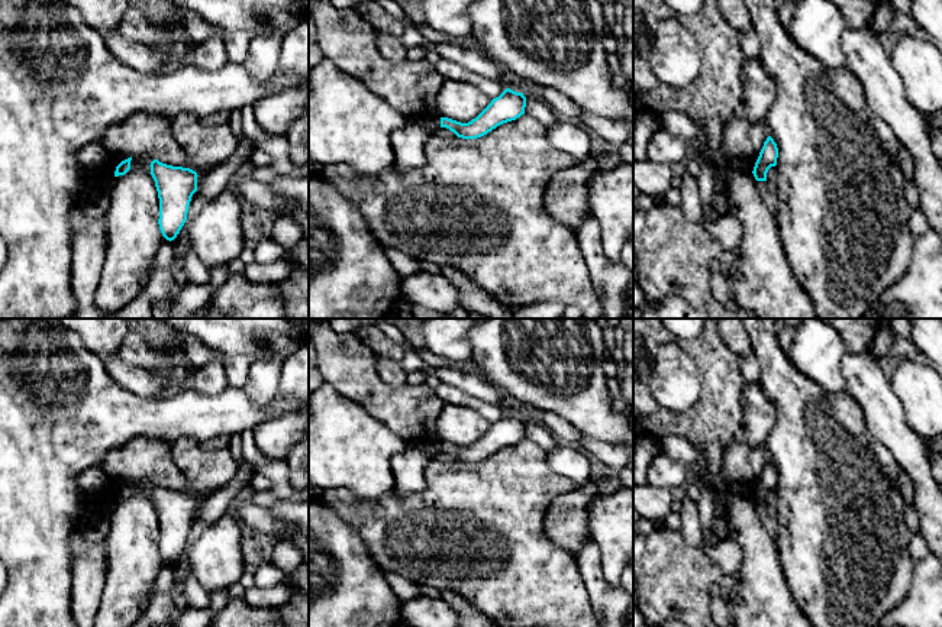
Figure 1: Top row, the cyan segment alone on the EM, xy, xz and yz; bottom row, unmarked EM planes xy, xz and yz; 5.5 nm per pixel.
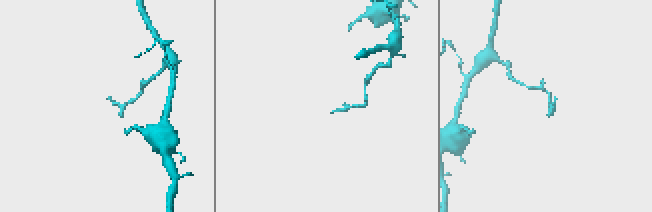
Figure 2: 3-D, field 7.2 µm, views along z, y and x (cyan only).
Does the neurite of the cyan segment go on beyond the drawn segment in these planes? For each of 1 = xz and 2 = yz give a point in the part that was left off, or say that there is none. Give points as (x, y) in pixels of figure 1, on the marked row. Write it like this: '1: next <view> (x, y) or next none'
1: next none
2: next none

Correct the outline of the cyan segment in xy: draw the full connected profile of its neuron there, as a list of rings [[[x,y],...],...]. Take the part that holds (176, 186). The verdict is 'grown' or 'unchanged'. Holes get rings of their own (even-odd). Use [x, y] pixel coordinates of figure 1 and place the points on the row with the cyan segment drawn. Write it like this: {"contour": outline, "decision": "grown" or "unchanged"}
{"contour": [[[154,159],[151,175],[159,198],[159,230],[167,240],[174,240],[187,220],[188,206],[197,191],[197,172]]], "decision": "unchanged"}

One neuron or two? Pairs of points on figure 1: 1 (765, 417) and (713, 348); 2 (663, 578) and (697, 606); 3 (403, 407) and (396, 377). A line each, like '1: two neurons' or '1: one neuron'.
1: two neurons
2: one neuron
3: two neurons

